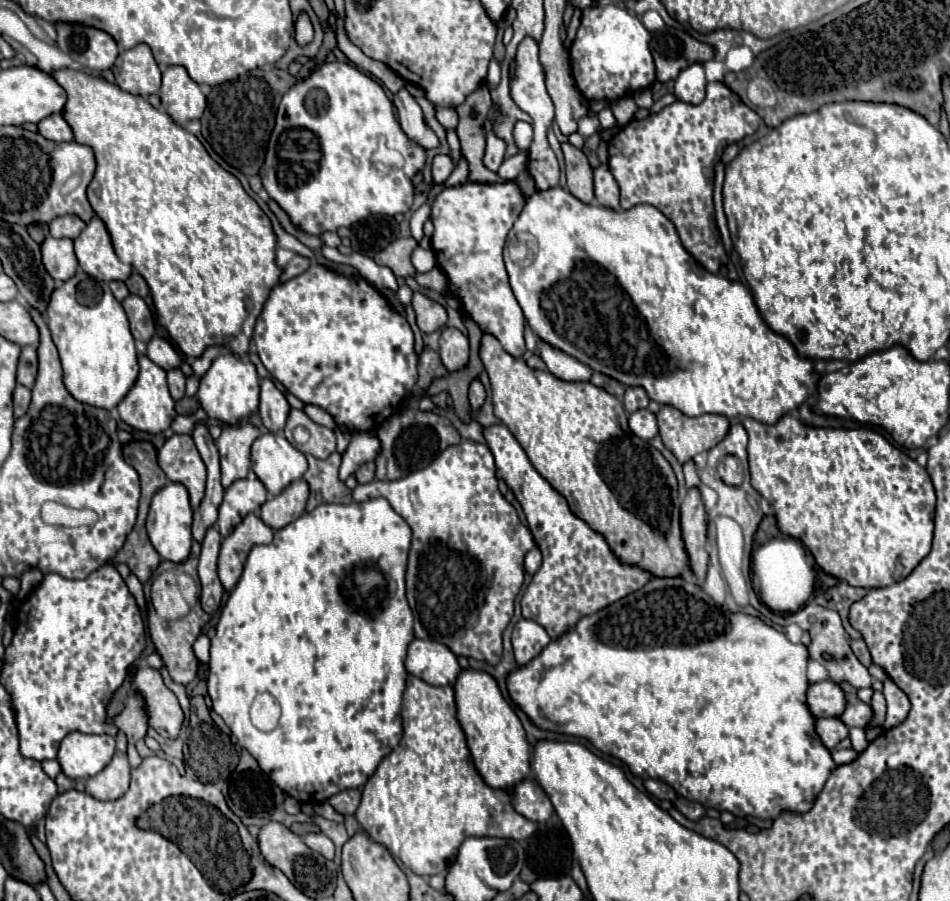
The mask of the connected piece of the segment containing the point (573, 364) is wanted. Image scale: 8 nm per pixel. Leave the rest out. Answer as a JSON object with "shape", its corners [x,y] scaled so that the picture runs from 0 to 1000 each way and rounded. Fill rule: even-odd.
{"shape":[[[566,377],[568,384],[568,395],[577,406],[577,413],[581,413],[585,420],[596,422],[596,424],[611,424],[611,422],[621,422],[623,411],[615,406],[608,397],[602,397],[600,393],[594,393],[592,388],[585,388],[577,380]]]}

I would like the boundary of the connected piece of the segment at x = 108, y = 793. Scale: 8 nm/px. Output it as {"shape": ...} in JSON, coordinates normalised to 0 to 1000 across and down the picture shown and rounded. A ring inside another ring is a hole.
{"shape":[[[126,812],[122,817],[122,837],[118,846],[105,859],[91,866],[91,879],[101,888],[122,888],[135,877],[137,850],[133,841],[133,828],[133,817]]]}

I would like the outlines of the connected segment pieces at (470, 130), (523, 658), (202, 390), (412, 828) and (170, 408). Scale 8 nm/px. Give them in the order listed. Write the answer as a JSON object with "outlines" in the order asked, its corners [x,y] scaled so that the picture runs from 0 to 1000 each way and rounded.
{"outlines":[[[[505,95],[501,102],[497,102],[486,118],[480,120],[480,127],[484,131],[482,135],[482,153],[486,160],[486,169],[491,171],[495,180],[495,200],[497,202],[516,203],[533,202],[523,192],[516,190],[507,175],[512,164],[512,142],[509,133],[518,118],[516,102],[512,95]]],[[[547,688],[539,701],[539,715],[545,739],[554,739],[579,715],[579,708],[568,693],[560,688]]],[[[244,391],[234,393],[223,402],[221,411],[211,420],[211,431],[208,431],[208,444],[215,457],[221,464],[242,473],[255,468],[257,464],[263,464],[272,455],[272,437],[274,437],[274,420],[269,415],[267,404]]],[[[429,750],[423,801],[425,819],[398,848],[375,899],[375,910],[394,935],[402,935],[436,970],[455,972],[478,957],[484,935],[495,928],[552,932],[562,926],[564,915],[543,903],[536,880],[516,875],[499,852],[480,799],[476,761],[455,761]]],[[[147,393],[145,400],[147,400],[145,422],[139,428],[139,433],[133,437],[133,442],[124,448],[124,457],[135,473],[158,479],[158,482],[168,482],[168,479],[177,477],[181,466],[185,464],[183,444],[181,444],[181,440],[177,435],[177,426],[175,426],[175,413],[168,406],[164,406],[154,393]]]]}

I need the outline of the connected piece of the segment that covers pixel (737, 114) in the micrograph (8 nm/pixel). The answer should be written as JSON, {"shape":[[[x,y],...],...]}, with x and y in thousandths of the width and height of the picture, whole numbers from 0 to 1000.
{"shape":[[[747,91],[745,104],[739,115],[726,118],[720,113],[709,113],[697,120],[693,127],[684,127],[678,133],[663,133],[640,160],[640,186],[646,200],[653,206],[653,229],[665,231],[676,224],[686,224],[712,253],[718,273],[722,280],[745,302],[756,304],[758,297],[764,293],[766,282],[760,271],[760,262],[756,264],[756,251],[752,244],[752,224],[749,224],[749,200],[752,200],[752,184],[760,173],[760,166],[781,155],[787,149],[798,144],[800,129],[787,120],[777,104],[773,104],[762,91]]]}

